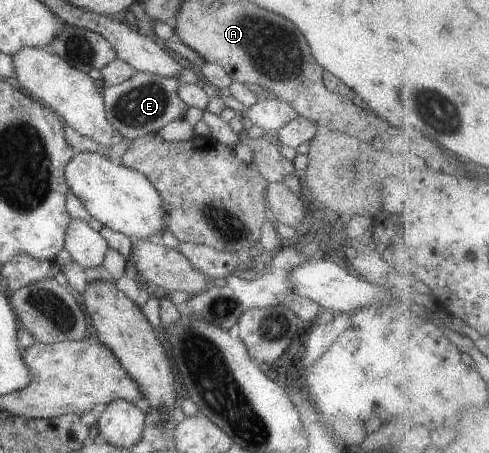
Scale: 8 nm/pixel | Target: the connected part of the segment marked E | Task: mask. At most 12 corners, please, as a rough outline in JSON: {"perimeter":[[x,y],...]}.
{"perimeter":[[136,71],[101,85],[106,120],[131,141],[184,118],[179,81]]}

